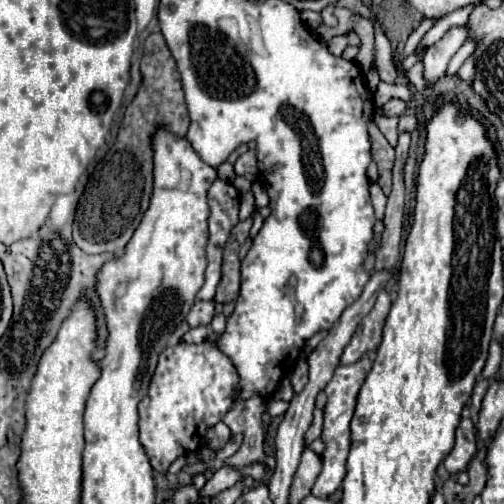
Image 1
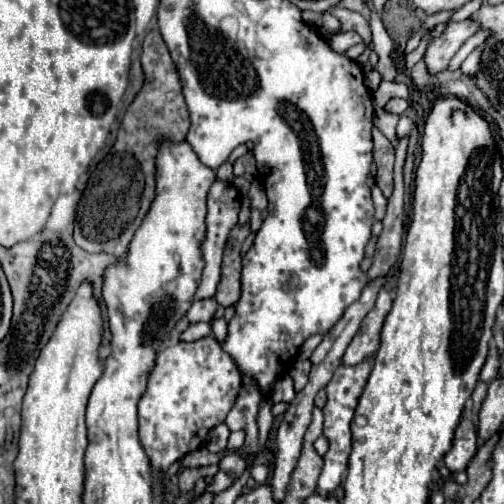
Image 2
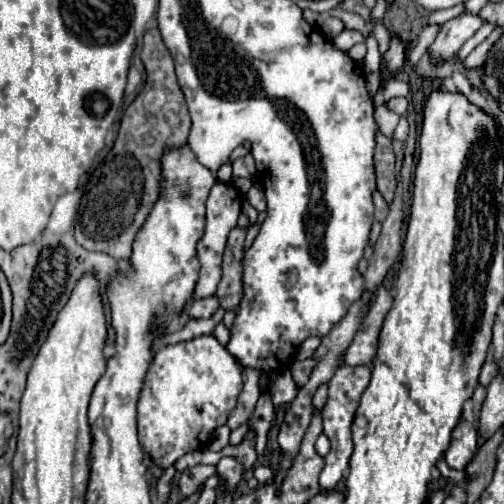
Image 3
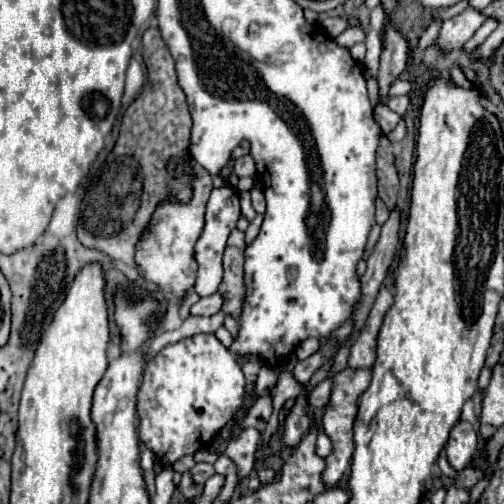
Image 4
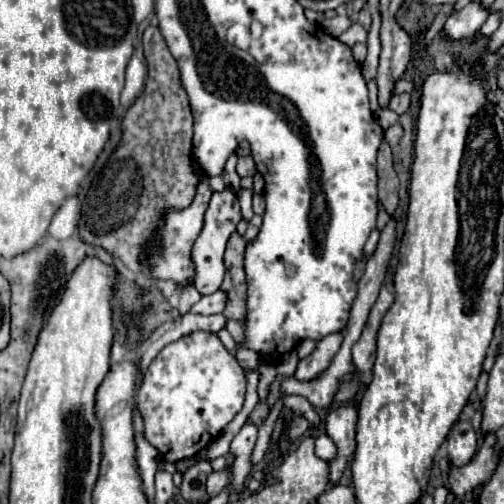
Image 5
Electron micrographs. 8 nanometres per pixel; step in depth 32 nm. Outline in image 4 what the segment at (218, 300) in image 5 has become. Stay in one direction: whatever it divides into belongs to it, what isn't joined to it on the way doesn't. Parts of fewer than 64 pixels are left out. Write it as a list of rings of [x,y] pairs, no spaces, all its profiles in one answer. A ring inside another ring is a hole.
[[[216,292],[216,294],[212,294],[212,296],[200,298],[200,300],[190,308],[190,314],[192,314],[192,316],[212,316],[212,314],[216,314],[220,308],[222,308],[222,296]]]

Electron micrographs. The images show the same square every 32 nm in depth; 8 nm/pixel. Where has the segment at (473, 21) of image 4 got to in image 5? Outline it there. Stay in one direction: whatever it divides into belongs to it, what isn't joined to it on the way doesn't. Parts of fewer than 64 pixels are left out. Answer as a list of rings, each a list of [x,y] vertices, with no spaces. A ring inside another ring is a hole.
[[[470,2],[464,10],[452,14],[444,28],[442,28],[442,34],[446,40],[452,40],[452,42],[462,42],[466,38],[470,38],[472,34],[476,34],[476,30],[486,22],[488,18],[488,12],[478,6],[476,2]]]

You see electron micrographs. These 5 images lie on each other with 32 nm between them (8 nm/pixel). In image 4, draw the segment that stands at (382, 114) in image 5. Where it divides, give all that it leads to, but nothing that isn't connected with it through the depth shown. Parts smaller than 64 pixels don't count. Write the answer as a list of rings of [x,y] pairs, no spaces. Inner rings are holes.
[[[382,104],[376,106],[376,110],[374,110],[374,118],[376,118],[376,122],[380,124],[382,134],[388,134],[388,132],[394,130],[396,124],[400,122],[400,116],[398,116],[396,112],[392,112],[388,106],[382,106]]]

